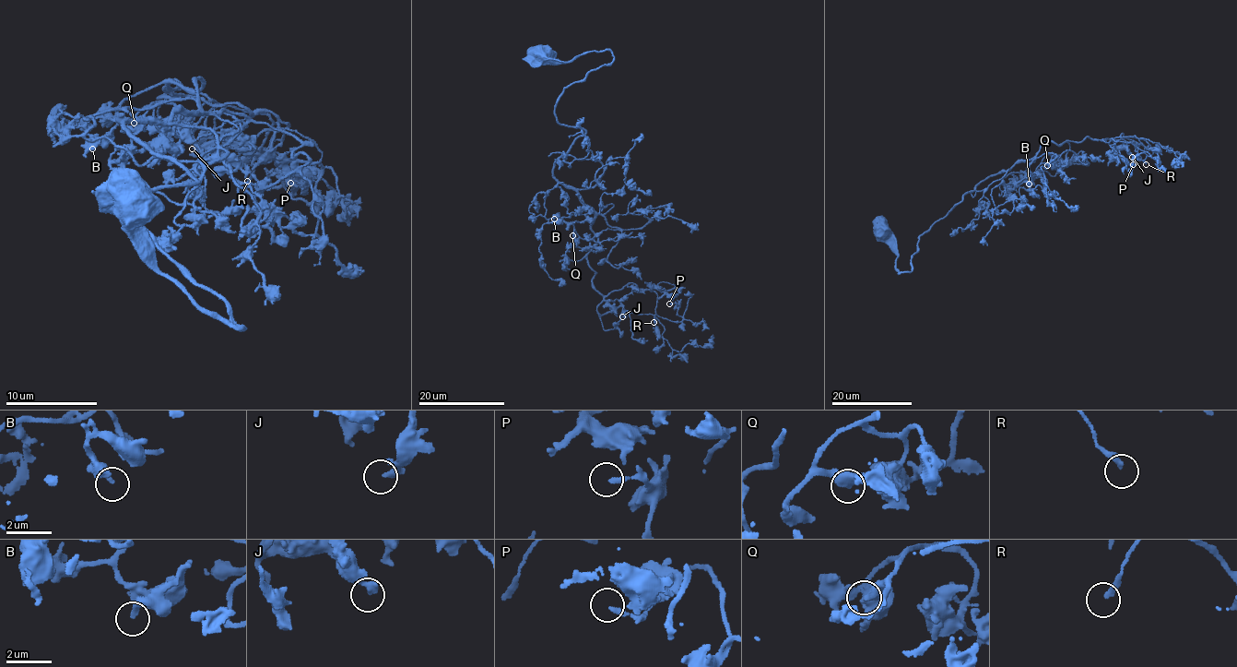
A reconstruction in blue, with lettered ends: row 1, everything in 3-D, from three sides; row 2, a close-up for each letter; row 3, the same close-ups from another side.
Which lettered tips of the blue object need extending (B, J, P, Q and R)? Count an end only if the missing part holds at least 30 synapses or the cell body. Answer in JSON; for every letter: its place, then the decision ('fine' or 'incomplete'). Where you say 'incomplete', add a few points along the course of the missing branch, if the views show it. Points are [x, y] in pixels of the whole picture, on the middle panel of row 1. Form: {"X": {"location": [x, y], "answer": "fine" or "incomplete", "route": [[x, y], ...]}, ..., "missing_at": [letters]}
{"B": {"location": [554, 219], "answer": "fine"}, "J": {"location": [622, 316], "answer": "fine"}, "P": {"location": [669, 303], "answer": "fine"}, "Q": {"location": [572, 235], "answer": "fine"}, "R": {"location": [653, 322], "answer": "fine"}, "missing_at": []}

